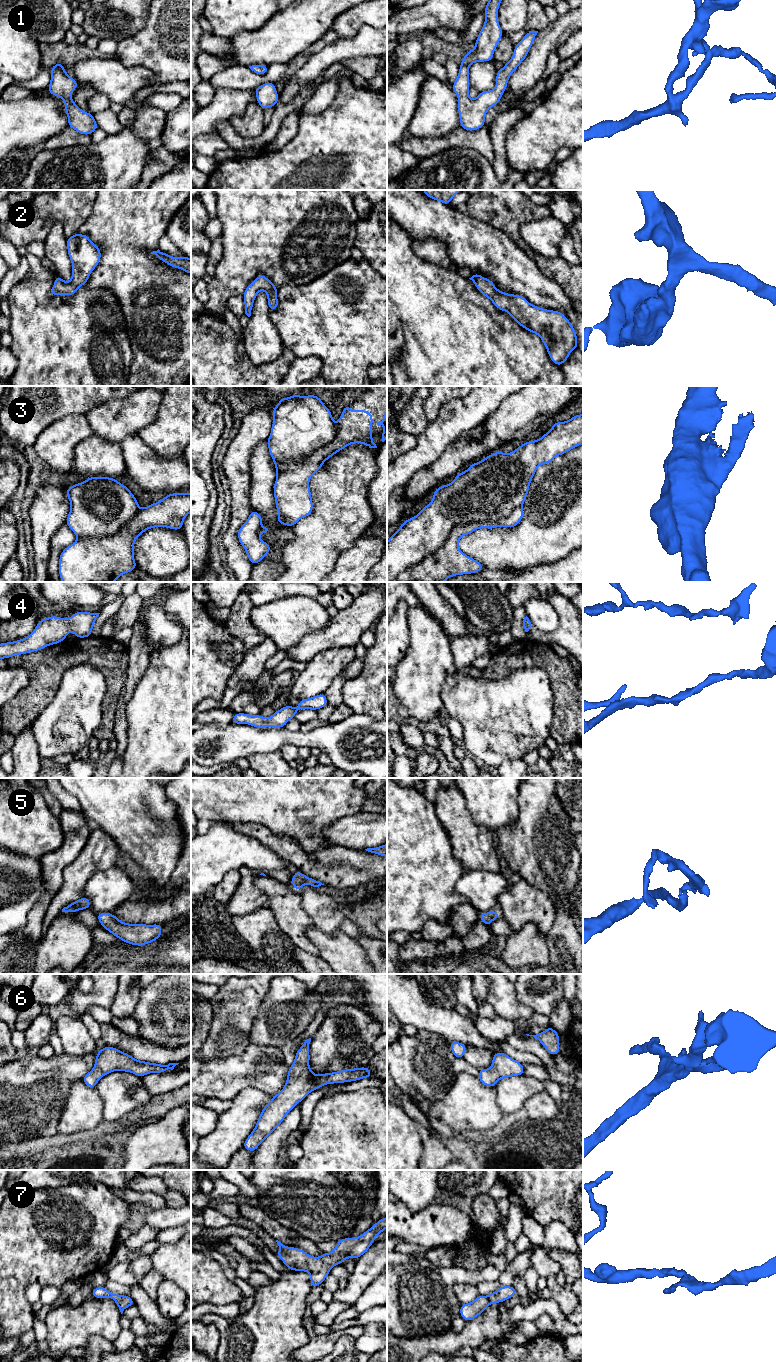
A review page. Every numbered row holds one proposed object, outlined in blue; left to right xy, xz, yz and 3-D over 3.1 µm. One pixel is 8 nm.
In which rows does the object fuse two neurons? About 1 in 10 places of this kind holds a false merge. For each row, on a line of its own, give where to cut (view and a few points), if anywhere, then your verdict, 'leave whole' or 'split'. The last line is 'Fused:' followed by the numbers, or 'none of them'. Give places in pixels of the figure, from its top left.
1: no cut | leave whole
2: no cut | leave whole
3: no cut | leave whole
4: no cut | leave whole
5: no cut | leave whole
6: no cut | leave whole
7: no cut | leave whole
Fused: none of them

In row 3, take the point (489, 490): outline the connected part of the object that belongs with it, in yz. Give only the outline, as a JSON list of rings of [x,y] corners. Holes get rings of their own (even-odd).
[[[578,414],[565,422],[554,422],[541,438],[524,442],[509,454],[496,451],[482,461],[472,463],[466,471],[458,473],[452,483],[438,487],[433,492],[431,502],[416,516],[405,520],[387,541],[387,582],[444,582],[456,575],[473,574],[485,569],[485,566],[459,549],[460,538],[480,528],[513,528],[518,525],[523,519],[522,506],[537,468],[582,444],[583,414]]]

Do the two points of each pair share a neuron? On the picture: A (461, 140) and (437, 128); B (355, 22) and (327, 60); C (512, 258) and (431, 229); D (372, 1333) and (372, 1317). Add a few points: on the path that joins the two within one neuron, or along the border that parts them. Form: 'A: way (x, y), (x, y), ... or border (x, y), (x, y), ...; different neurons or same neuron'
A: border (459, 126), (442, 136), (426, 137); different neurons
B: border (363, 25), (352, 36), (338, 39); different neurons
C: way (492, 254), (470, 243), (455, 229), (451, 229); same neuron
D: border (376, 1322), (370, 1322), (364, 1326); different neurons

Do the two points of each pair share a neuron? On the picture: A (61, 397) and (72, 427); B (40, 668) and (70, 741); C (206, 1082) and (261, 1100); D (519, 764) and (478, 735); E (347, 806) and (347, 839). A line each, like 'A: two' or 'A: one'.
A: two
B: two
C: two
D: two
E: two

